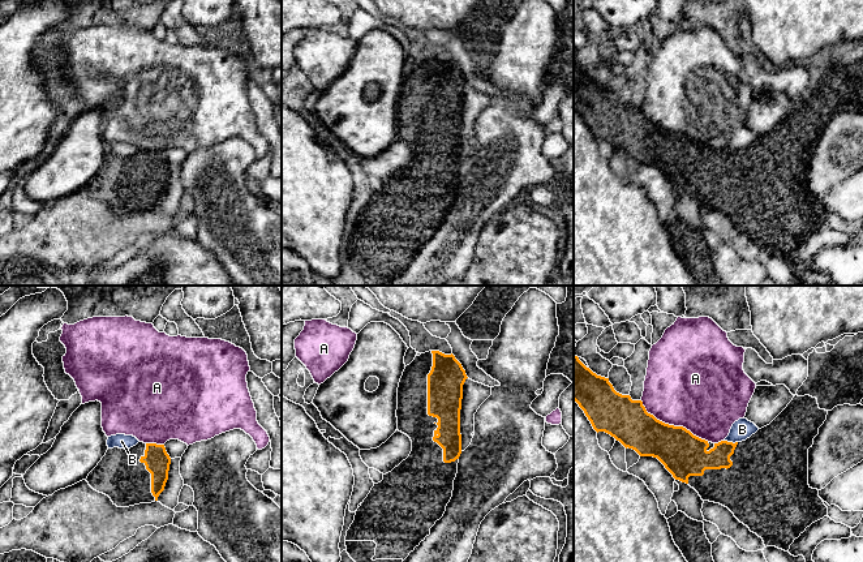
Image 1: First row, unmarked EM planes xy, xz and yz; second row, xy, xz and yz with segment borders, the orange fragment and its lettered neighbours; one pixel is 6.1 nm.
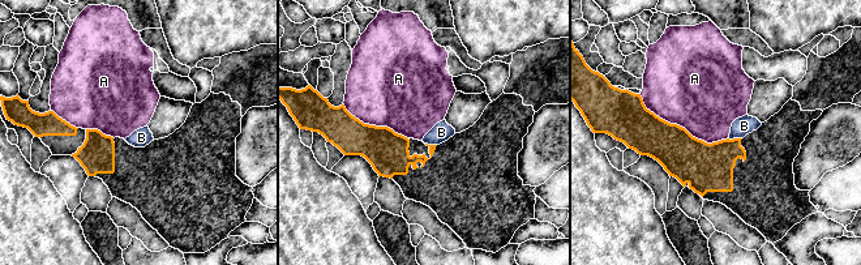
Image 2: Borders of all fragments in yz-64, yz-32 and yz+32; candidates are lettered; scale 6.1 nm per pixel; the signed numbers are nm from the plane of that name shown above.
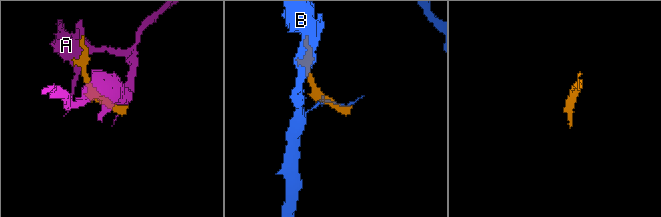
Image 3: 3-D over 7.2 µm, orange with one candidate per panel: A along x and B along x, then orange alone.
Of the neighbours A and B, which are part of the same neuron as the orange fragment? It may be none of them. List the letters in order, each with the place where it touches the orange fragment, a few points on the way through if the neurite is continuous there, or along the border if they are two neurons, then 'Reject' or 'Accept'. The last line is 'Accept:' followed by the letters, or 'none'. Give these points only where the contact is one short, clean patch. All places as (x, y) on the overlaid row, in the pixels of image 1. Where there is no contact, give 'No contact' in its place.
A: Touches orange at yz (673, 425). Reject
B: Touches orange at yz (730, 442). Reject
Accept: none

